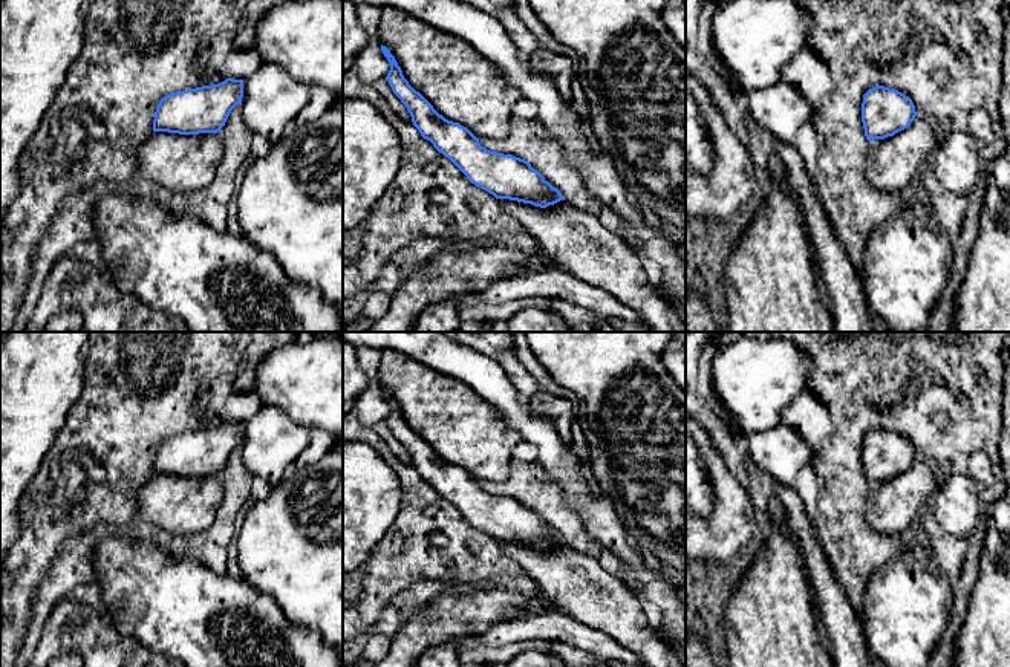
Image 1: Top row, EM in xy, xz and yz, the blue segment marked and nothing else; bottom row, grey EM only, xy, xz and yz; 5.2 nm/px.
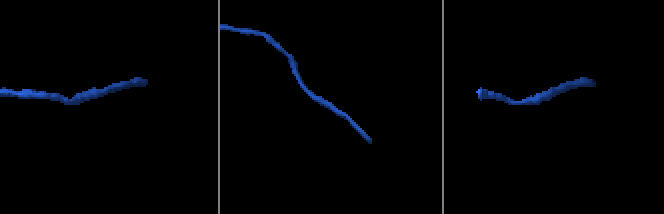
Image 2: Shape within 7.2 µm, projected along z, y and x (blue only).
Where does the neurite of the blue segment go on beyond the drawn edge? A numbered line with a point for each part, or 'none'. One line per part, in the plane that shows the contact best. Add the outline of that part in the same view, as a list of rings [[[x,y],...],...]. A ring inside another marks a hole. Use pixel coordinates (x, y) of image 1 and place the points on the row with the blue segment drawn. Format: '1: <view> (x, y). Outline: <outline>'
1: xy (179, 162). Outline: [[[153,132],[136,150],[133,176],[191,194],[210,185],[223,156],[220,133]]]

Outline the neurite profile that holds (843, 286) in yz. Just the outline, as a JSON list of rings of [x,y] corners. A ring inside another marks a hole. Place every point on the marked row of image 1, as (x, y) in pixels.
[[[742,112],[750,138],[750,156],[756,167],[756,177],[765,184],[768,161],[779,156],[787,168],[788,187],[796,194],[806,233],[813,243],[825,295],[831,301],[831,317],[836,332],[874,332],[866,304],[863,278],[849,262],[832,222],[820,197],[813,194],[813,185],[803,159],[790,142],[784,142]]]

